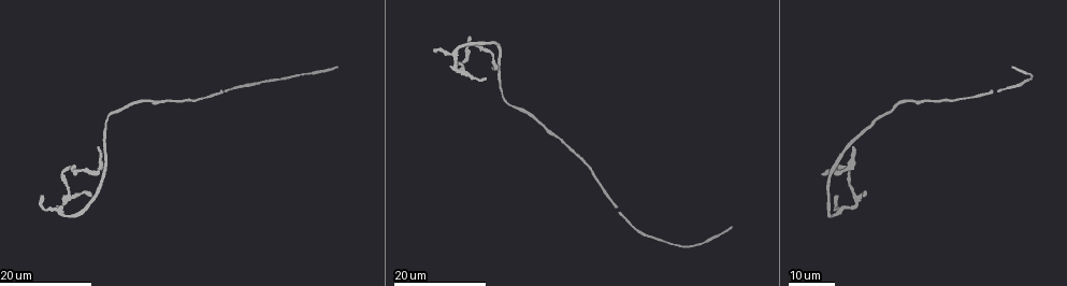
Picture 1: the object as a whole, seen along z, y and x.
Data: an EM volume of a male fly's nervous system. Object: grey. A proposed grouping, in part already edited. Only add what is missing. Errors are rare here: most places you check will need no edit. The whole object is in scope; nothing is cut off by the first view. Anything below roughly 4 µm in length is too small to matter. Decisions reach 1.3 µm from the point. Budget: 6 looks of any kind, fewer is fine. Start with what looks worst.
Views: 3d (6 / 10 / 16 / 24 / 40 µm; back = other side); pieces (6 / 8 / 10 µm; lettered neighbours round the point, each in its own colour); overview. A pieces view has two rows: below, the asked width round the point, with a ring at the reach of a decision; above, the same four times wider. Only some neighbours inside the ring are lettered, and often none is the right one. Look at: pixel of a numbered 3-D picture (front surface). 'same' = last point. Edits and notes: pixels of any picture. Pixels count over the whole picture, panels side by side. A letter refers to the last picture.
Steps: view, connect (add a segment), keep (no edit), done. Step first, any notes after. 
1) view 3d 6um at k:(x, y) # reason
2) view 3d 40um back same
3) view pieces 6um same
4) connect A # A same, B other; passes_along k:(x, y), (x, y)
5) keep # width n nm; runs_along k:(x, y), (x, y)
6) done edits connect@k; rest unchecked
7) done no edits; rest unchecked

view 3d 16um at 1:(863, 196) # branch stops here

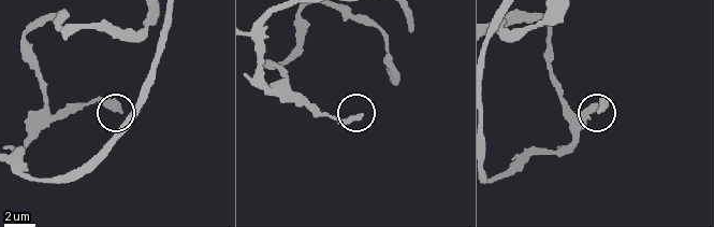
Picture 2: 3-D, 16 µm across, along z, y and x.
view pieces 10um at 2:(360, 114)

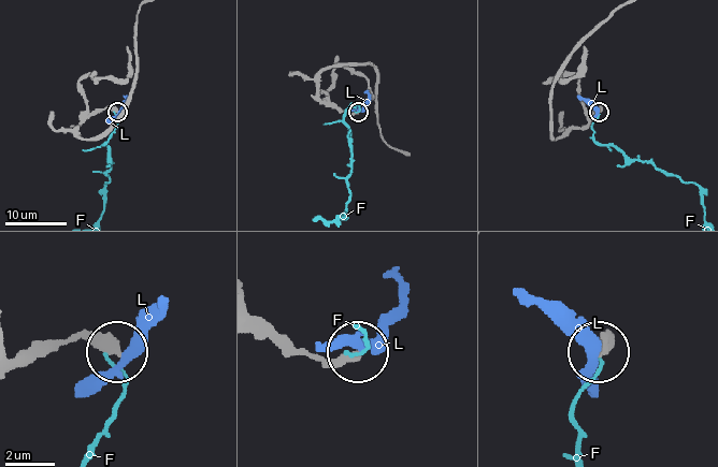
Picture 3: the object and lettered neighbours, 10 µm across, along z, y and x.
keep # F other, L other; runs_along 3:(18, 366), (73, 339), (98, 339), (115, 350); none of them fits

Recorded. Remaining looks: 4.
view 3d 16um at 1:(1012, 67) # thin end

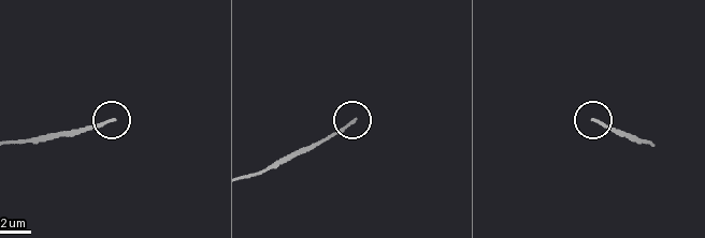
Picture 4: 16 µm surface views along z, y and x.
view pieces 6um at 4:(591, 119)

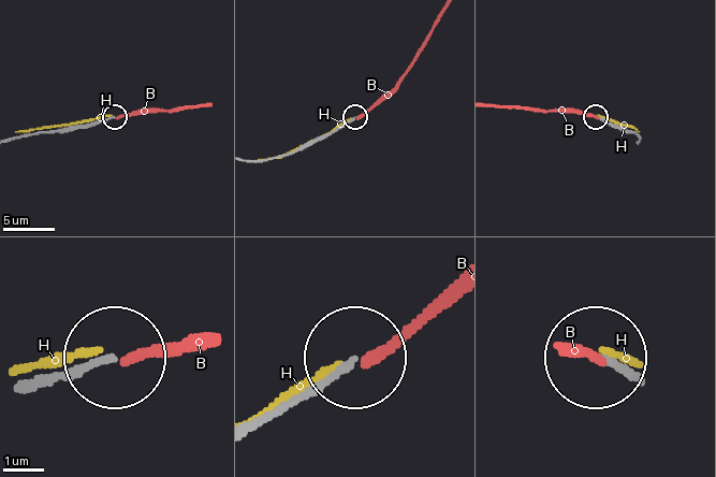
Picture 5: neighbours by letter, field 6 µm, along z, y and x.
keep # B other, H other; runs_along 5:(252, 430), (351, 358); none of them fits

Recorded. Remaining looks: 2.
view 3d 16um at 1:(97, 146) # an open end

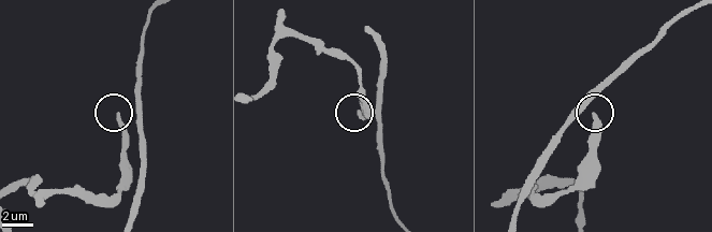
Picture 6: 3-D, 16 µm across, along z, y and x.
view pieces 10um at 6:(595, 116)

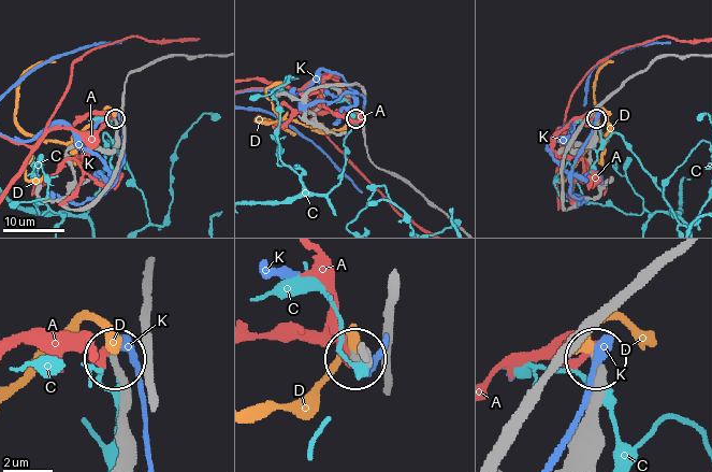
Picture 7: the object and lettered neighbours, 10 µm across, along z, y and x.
keep # A other, C other, D other, K other; no lettered segment goes on from it

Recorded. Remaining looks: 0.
done no edits; rest unchecked

